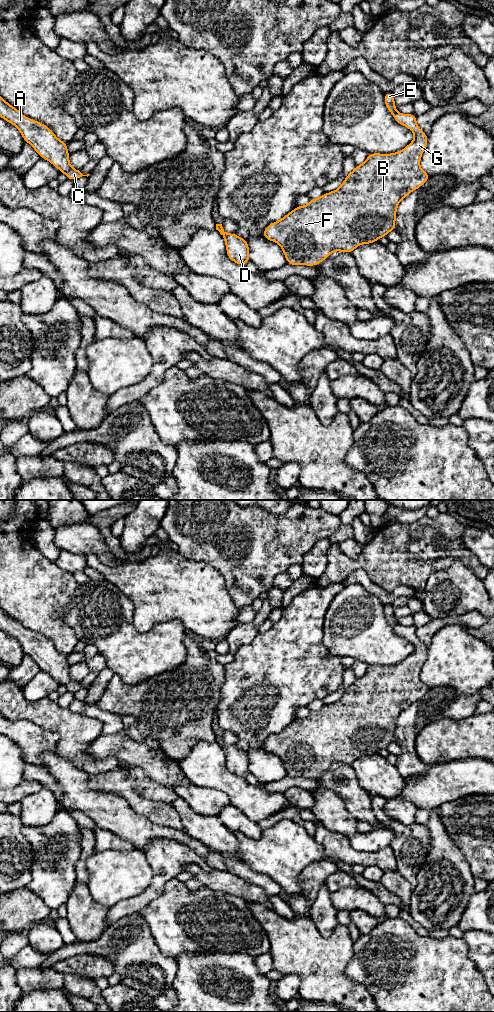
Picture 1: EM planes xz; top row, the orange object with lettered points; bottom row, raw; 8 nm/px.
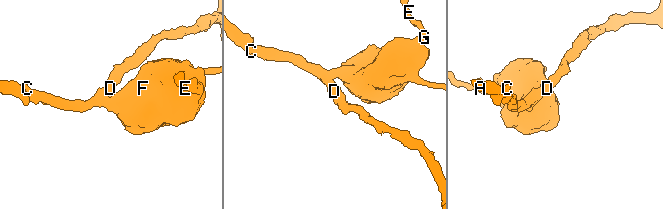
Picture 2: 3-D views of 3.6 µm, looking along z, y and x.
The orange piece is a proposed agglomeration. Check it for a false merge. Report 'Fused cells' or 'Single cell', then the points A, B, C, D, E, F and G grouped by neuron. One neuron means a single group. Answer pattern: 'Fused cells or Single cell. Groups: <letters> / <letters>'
Single cell. Groups: A B C D E F G

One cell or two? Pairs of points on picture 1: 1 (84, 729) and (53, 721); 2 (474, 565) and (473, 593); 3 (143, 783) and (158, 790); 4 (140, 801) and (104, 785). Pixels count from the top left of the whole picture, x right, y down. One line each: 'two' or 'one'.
1: one
2: two
3: one
4: one

